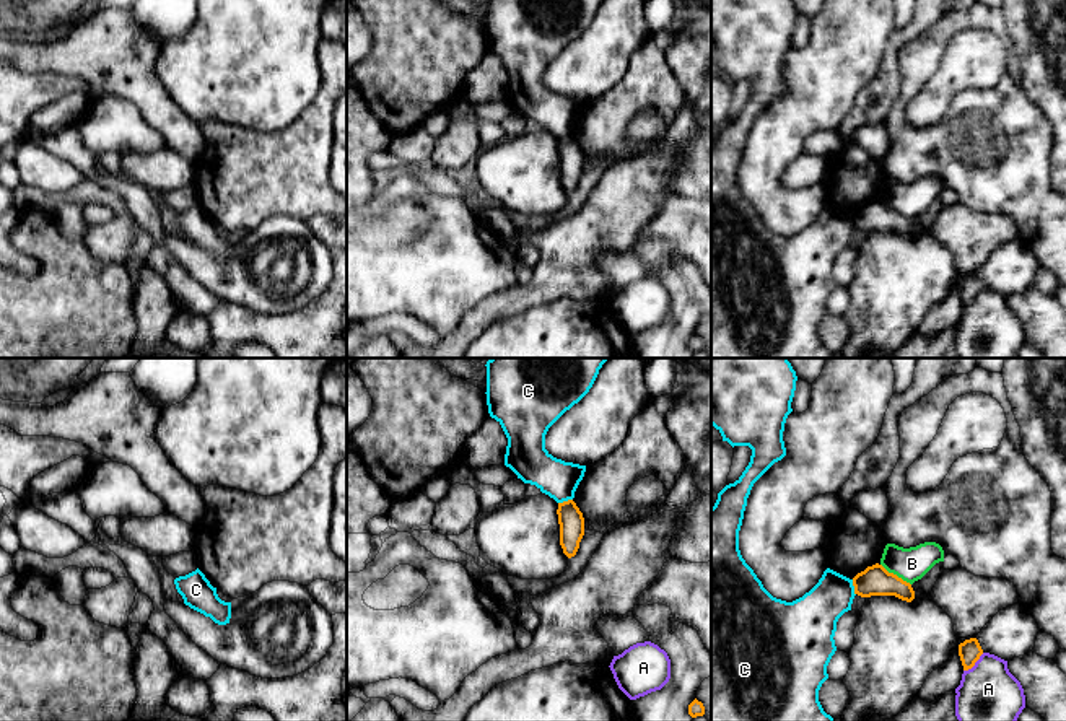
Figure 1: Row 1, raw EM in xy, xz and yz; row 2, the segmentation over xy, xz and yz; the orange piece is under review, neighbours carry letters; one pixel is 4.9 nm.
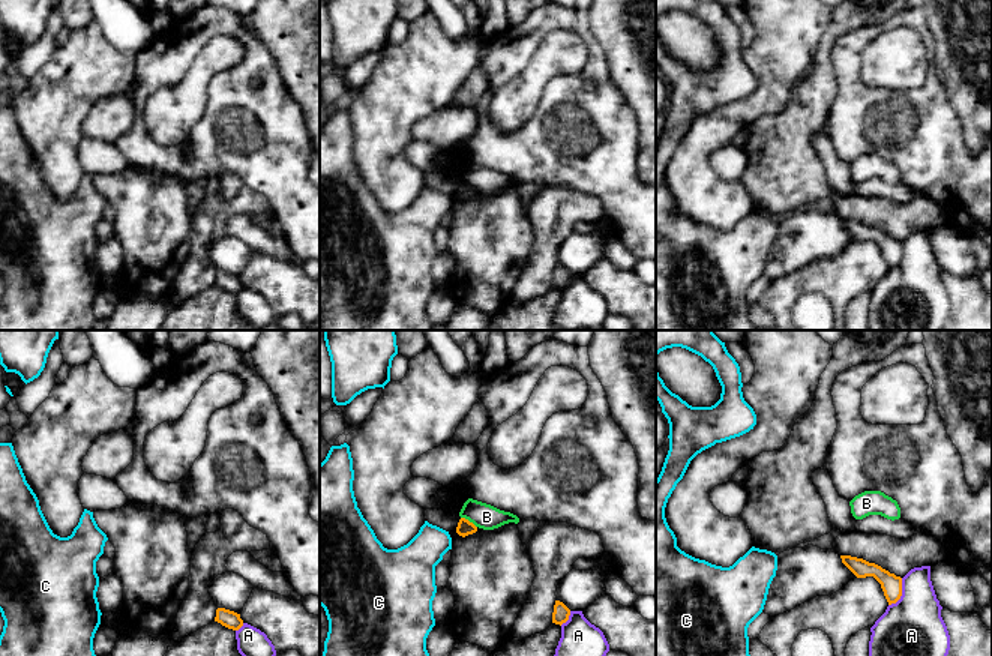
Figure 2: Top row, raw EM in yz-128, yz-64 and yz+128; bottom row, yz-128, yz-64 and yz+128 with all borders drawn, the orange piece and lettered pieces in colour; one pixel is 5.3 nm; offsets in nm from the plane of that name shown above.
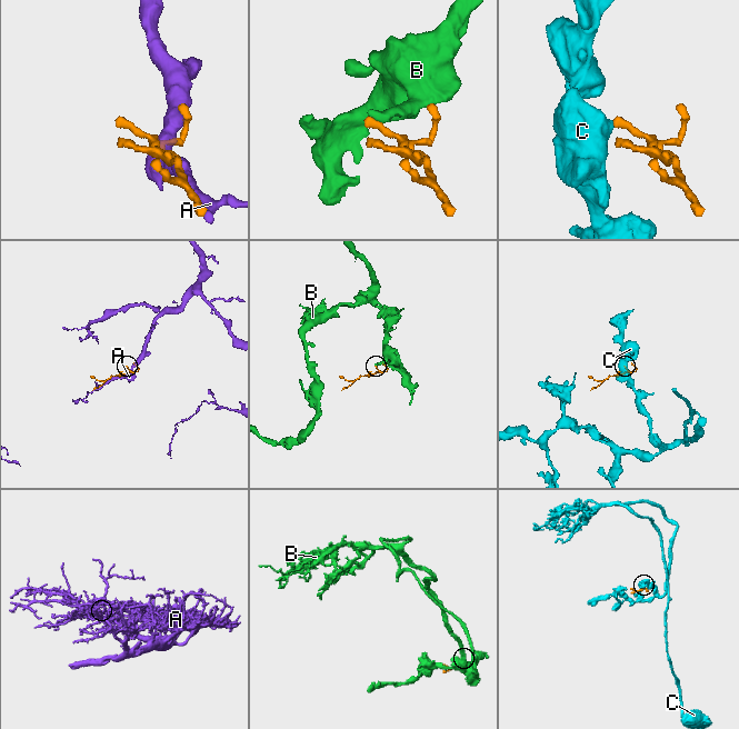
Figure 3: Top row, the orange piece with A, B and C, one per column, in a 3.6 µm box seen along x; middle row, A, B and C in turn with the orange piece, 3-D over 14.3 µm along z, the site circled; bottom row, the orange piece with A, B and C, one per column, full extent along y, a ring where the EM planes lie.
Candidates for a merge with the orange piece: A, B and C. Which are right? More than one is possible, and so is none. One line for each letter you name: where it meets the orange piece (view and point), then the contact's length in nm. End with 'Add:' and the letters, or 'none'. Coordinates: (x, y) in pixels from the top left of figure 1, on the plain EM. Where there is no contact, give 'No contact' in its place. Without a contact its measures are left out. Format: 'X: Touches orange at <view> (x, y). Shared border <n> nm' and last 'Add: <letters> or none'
Add: none

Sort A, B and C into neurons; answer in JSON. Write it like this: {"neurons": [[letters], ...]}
{"neurons": [["A"], ["B"], ["C"]]}

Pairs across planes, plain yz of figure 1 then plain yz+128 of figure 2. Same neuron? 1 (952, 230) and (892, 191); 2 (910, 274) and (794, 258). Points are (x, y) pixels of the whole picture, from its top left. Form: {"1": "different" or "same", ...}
{"1": "different", "2": "different"}

